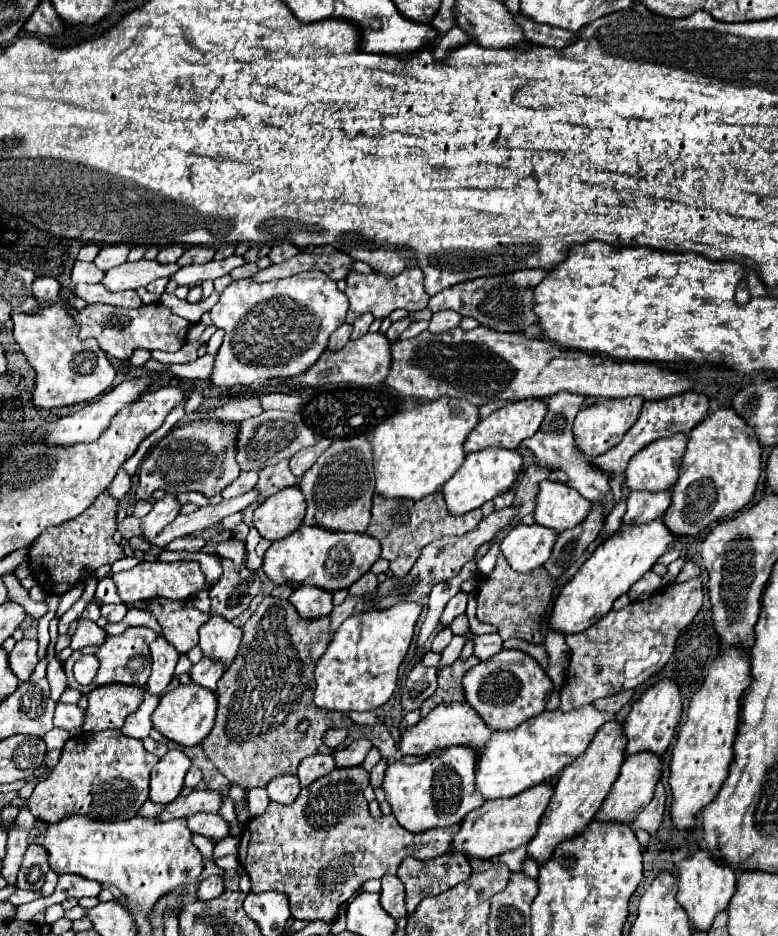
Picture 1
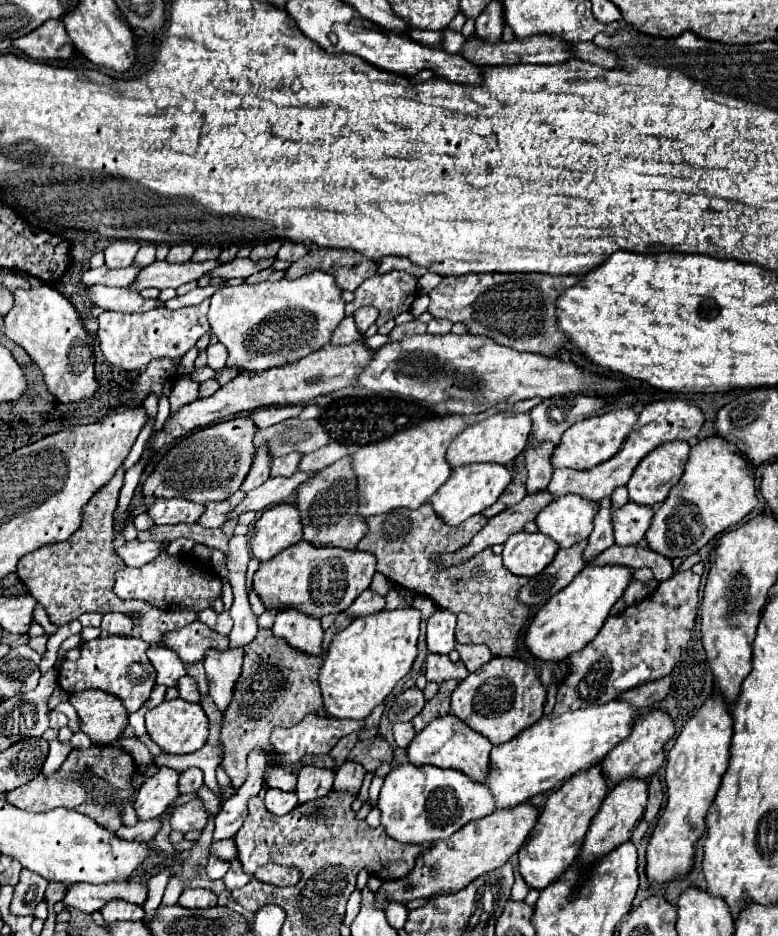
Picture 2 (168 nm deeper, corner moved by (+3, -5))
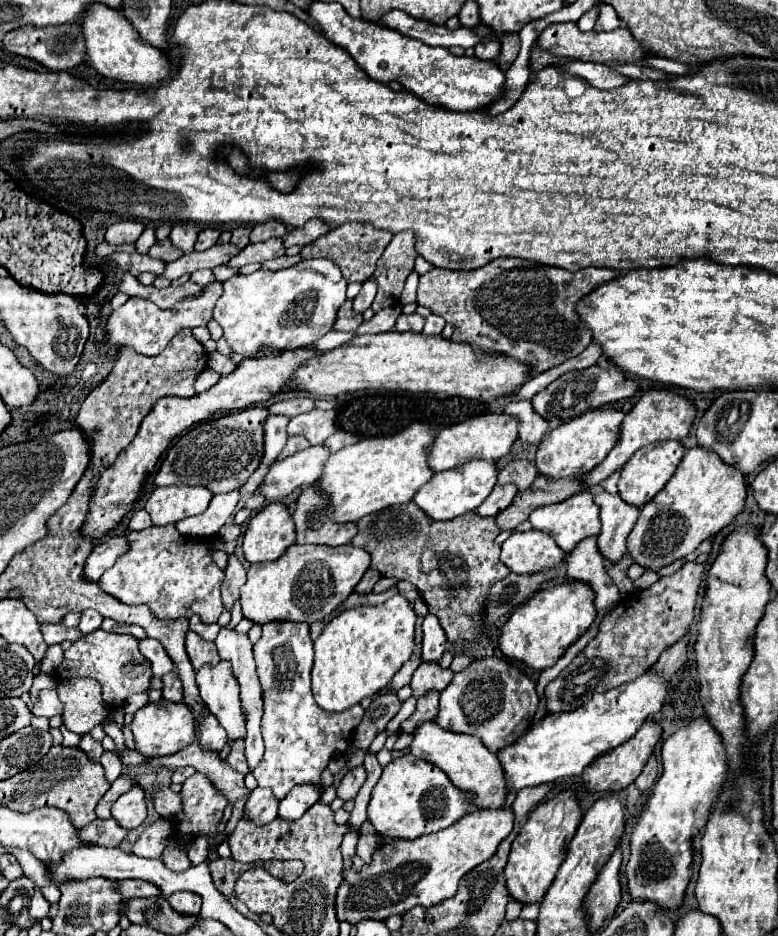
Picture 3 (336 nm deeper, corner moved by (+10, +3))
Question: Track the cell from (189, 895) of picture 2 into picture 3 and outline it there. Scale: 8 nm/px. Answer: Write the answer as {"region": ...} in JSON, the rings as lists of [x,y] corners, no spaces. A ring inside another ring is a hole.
{"region":[[[175,892],[171,894],[169,898],[169,906],[183,914],[183,916],[199,916],[199,910],[201,910],[201,898],[193,892]]]}

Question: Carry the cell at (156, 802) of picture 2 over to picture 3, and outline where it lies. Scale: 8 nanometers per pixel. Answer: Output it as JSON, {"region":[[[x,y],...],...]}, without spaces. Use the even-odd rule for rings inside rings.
{"region":[[[141,786],[131,788],[119,800],[111,806],[111,816],[117,820],[119,826],[131,830],[143,824],[147,818],[147,806],[145,806],[145,790]]]}

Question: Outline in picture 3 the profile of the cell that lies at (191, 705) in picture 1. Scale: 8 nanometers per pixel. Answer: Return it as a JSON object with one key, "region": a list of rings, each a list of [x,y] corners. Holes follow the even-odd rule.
{"region":[[[159,700],[155,704],[147,704],[135,712],[129,728],[135,736],[135,750],[145,758],[175,754],[195,740],[195,718],[191,708],[183,706],[183,702],[175,704],[175,702]]]}

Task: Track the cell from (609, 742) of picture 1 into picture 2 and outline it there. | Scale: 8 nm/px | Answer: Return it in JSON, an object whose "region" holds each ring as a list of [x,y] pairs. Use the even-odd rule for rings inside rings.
{"region":[[[594,764],[588,770],[576,772],[554,794],[550,794],[536,826],[532,828],[528,840],[522,844],[518,852],[520,874],[530,888],[538,888],[538,890],[546,888],[550,882],[554,882],[562,874],[562,870],[572,866],[572,862],[580,854],[590,820],[598,812],[606,794],[608,794],[608,784],[600,764]]]}

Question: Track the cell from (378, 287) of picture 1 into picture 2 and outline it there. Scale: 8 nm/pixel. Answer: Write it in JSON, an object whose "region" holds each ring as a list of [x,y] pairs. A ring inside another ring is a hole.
{"region":[[[388,272],[382,276],[372,276],[354,290],[354,300],[346,304],[346,316],[352,316],[358,308],[374,306],[378,308],[376,324],[392,320],[400,312],[408,312],[418,294],[418,278],[406,272]]]}

